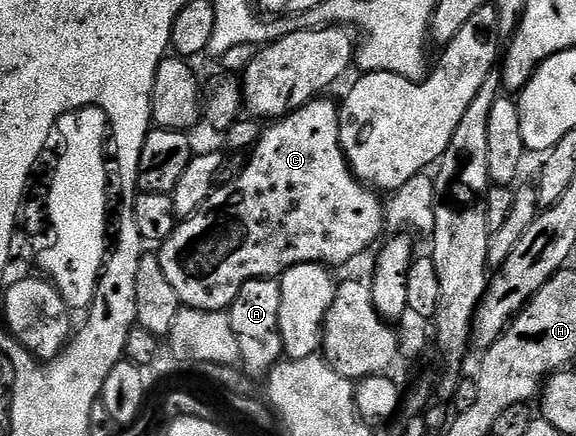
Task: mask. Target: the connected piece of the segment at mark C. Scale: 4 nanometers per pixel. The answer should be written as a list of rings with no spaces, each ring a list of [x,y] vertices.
[[[319,97],[312,100],[311,103],[305,103],[303,107],[294,108],[289,115],[283,115],[281,119],[271,122],[263,130],[261,137],[249,152],[248,158],[250,160],[247,161],[246,168],[235,179],[228,180],[226,184],[223,182],[221,185],[215,186],[214,190],[210,192],[210,196],[204,201],[204,205],[200,209],[196,209],[196,213],[192,213],[192,217],[181,220],[175,226],[165,243],[161,244],[160,258],[164,275],[168,279],[168,284],[172,285],[174,293],[178,295],[179,304],[197,311],[226,311],[232,305],[232,301],[236,301],[236,293],[240,293],[240,289],[248,281],[281,277],[288,269],[305,263],[321,263],[327,269],[342,267],[345,263],[352,262],[357,255],[364,254],[374,242],[377,244],[383,238],[383,200],[350,172],[350,166],[346,163],[340,145],[339,114],[340,107],[337,102],[333,103],[330,97]]]

